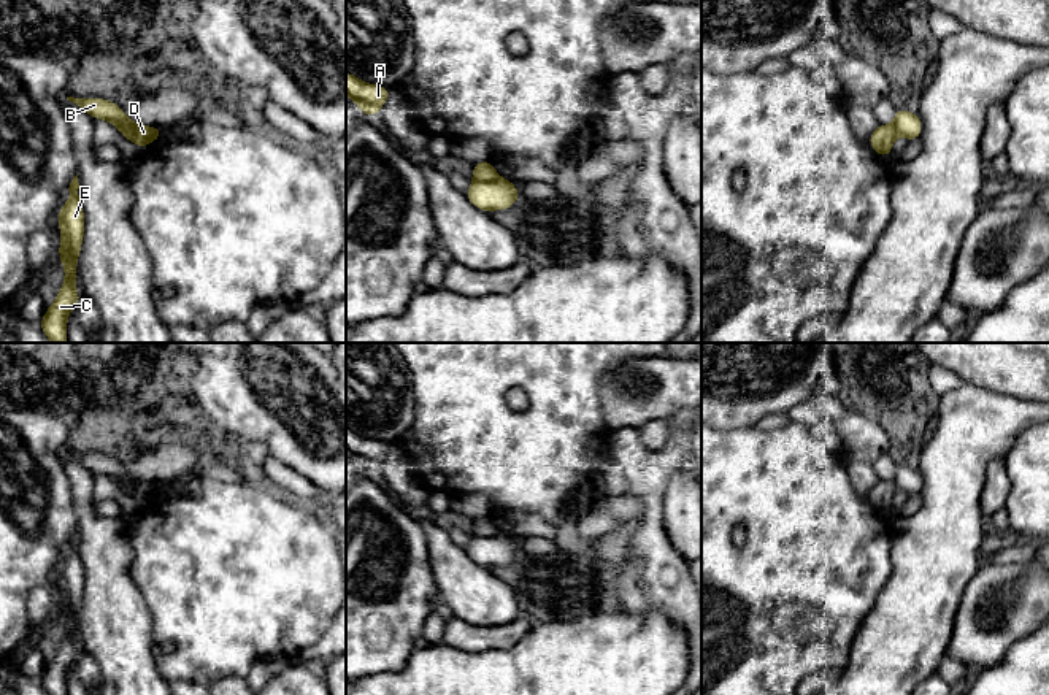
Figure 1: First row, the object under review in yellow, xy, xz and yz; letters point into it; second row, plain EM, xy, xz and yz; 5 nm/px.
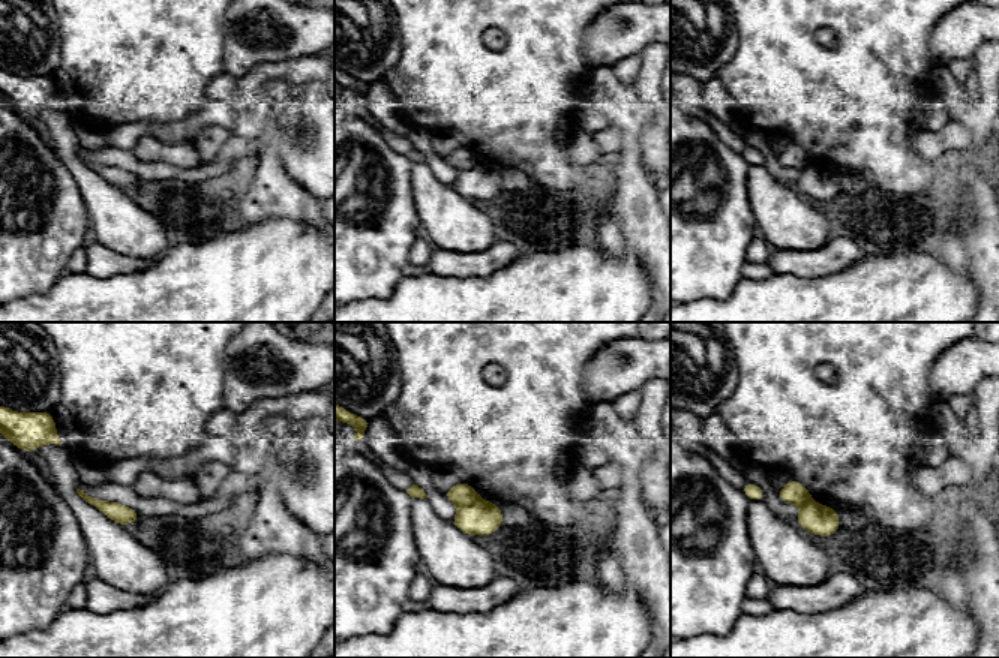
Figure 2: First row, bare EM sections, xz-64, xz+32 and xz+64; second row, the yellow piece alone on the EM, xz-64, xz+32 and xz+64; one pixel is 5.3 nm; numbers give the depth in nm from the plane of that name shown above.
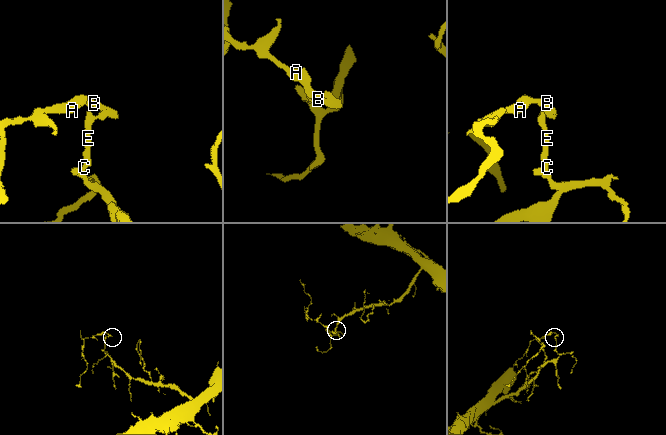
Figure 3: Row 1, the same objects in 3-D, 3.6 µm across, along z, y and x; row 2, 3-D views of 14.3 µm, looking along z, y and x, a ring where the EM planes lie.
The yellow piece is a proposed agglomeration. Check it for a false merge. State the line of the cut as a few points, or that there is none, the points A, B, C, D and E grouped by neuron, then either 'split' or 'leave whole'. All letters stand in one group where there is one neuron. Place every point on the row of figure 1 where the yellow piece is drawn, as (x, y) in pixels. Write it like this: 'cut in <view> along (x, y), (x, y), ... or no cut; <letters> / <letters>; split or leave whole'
cut in xz along (499, 176), (473, 181); A B D / C E; split

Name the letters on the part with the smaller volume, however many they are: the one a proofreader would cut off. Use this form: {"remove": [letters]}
{"remove": ["A", "B", "D"]}

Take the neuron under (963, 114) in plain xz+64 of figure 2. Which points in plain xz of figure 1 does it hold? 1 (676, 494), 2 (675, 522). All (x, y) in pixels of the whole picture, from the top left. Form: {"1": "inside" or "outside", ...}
{"1": "outside", "2": "outside"}

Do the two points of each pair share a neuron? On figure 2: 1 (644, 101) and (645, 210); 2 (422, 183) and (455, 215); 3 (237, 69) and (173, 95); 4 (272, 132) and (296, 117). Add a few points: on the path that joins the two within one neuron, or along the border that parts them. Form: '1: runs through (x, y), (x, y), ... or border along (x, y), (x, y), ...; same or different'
1: runs through (630, 128), (630, 183); same
2: runs through (429, 191), (447, 209); same
3: border along (224, 35), (222, 71); different
4: border along (276, 119), (284, 134), (279, 150), (282, 161); different

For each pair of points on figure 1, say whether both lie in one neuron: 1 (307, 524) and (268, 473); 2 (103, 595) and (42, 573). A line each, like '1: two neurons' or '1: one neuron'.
1: two neurons
2: two neurons

